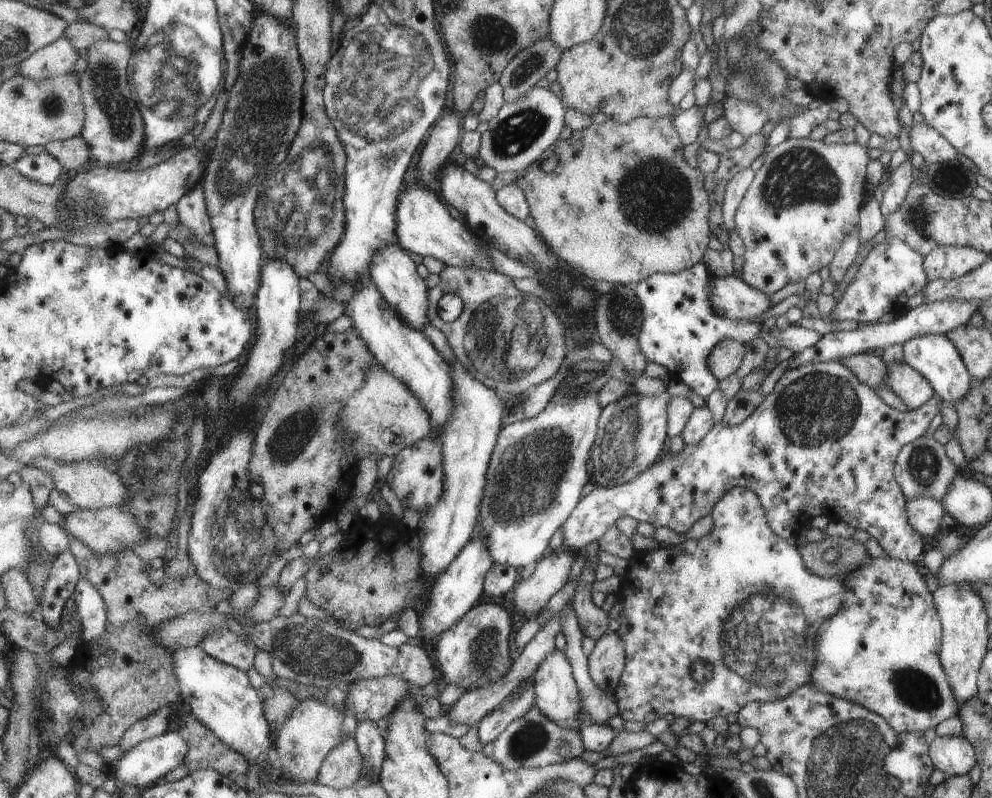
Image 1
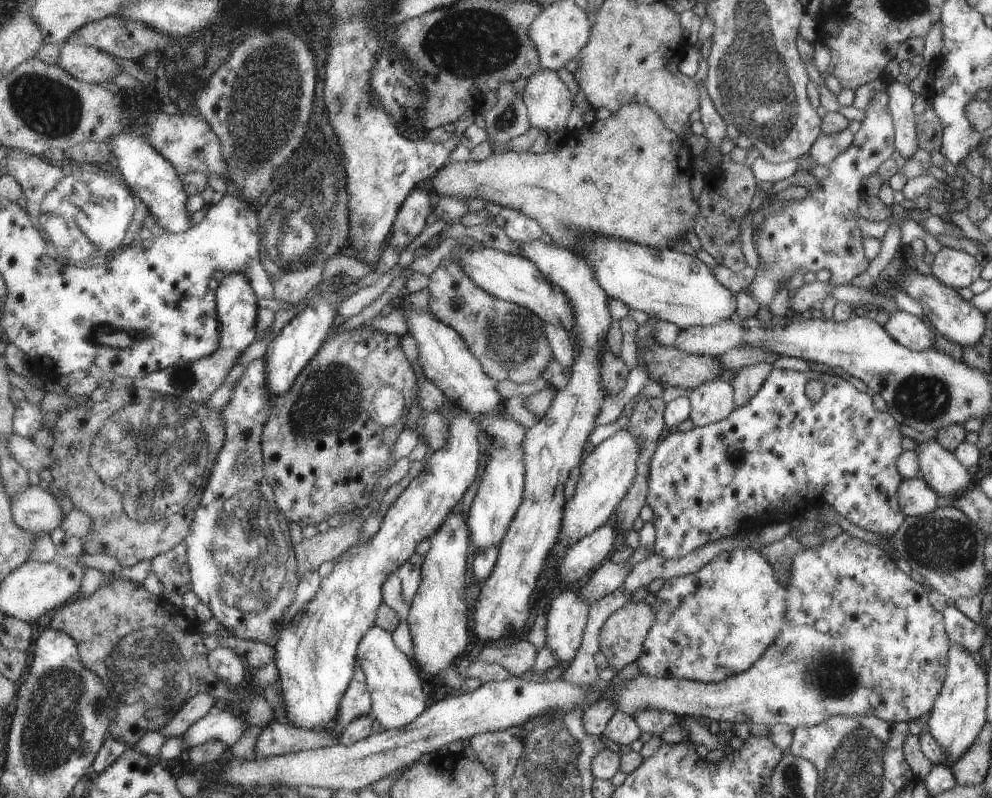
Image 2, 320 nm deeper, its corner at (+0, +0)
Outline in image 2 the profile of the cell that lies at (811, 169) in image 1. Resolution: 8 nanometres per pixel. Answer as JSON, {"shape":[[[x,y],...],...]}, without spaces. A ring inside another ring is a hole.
{"shape":[[[877,91],[865,108],[865,119],[855,134],[853,144],[845,153],[839,155],[827,166],[830,168],[830,176],[826,180],[820,181],[820,188],[809,189],[811,194],[804,200],[790,200],[785,209],[777,215],[766,214],[767,218],[764,220],[764,224],[760,226],[758,241],[755,244],[756,252],[760,257],[759,265],[756,268],[757,276],[746,288],[759,304],[769,304],[777,291],[784,285],[787,286],[789,278],[793,277],[794,272],[797,271],[817,273],[827,269],[832,273],[831,280],[834,280],[836,284],[846,285],[864,270],[867,270],[869,263],[864,260],[862,234],[860,234],[860,228],[856,226],[854,214],[856,214],[858,202],[860,202],[860,180],[876,173],[878,166],[886,158],[890,158],[894,152],[895,124],[892,124],[892,117],[889,94],[886,91]]]}

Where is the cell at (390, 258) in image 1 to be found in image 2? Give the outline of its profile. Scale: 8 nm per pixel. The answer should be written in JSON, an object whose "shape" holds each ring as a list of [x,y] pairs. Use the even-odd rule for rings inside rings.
{"shape":[[[405,304],[403,309],[407,325],[410,326],[408,333],[416,341],[418,360],[425,377],[440,388],[450,401],[477,419],[481,423],[481,430],[492,440],[482,449],[486,459],[485,469],[466,518],[476,556],[486,547],[500,544],[524,500],[527,470],[523,443],[528,428],[504,413],[505,406],[502,404],[506,398],[500,394],[498,382],[487,374],[457,330],[442,323],[429,312],[429,308],[416,312]]]}

